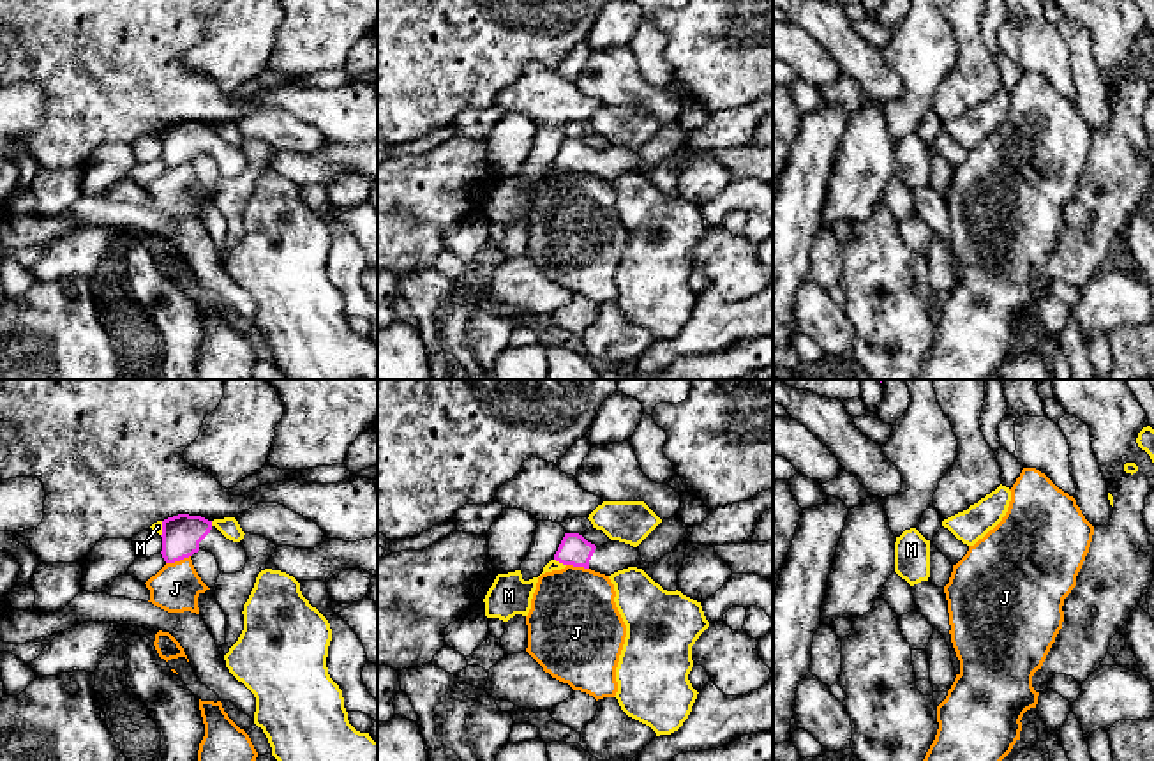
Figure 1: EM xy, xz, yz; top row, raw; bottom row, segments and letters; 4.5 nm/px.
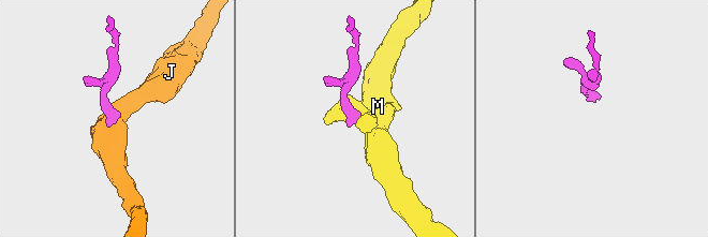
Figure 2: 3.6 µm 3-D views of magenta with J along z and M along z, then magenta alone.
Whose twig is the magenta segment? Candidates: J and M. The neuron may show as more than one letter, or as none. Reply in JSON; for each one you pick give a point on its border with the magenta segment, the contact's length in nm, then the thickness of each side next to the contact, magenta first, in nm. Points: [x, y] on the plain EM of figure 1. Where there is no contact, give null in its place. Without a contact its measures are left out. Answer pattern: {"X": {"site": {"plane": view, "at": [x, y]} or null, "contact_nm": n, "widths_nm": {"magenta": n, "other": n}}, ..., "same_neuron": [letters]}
{"same_neuron": []}

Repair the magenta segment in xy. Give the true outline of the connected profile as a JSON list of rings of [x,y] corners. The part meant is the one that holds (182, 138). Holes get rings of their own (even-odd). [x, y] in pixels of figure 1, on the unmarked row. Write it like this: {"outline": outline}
{"outline": [[[178,118],[164,124],[161,141],[161,159],[166,168],[180,166],[203,154],[215,161],[221,177],[236,178],[249,164],[240,147],[226,143],[201,120]]]}

